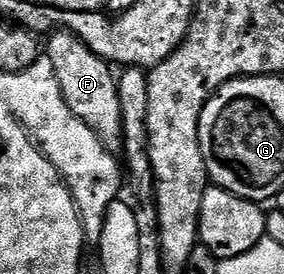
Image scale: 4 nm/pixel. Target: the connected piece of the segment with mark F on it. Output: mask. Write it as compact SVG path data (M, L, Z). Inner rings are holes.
M56 31L47 36L46 58L50 65L54 65L58 89L62 89L62 97L66 105L70 105L70 113L74 113L82 125L90 125L90 129L94 129L98 141L102 141L110 154L119 156L124 149L122 104L118 101L117 76L113 68L102 57L90 53L78 36L69 31Z

